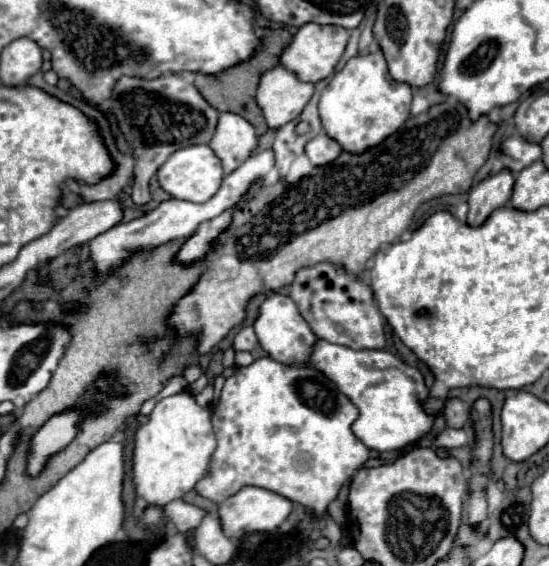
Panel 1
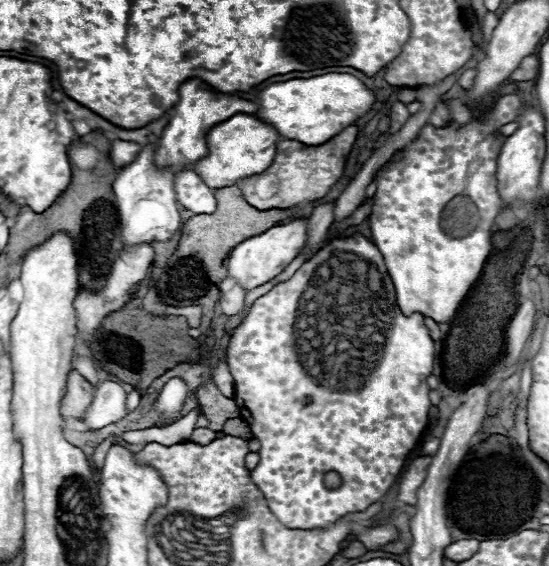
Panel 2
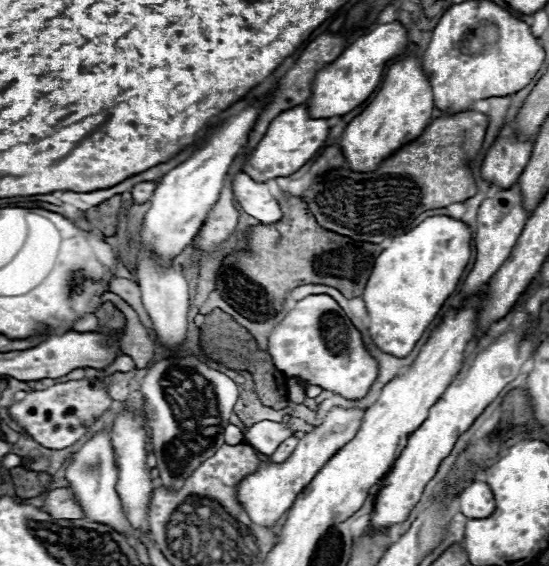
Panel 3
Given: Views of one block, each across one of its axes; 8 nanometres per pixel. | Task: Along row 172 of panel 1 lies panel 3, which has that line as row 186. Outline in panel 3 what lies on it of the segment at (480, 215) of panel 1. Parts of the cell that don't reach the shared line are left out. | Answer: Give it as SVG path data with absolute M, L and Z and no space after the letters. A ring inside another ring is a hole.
M514 136L496 138L480 166L480 176L502 190L512 188L528 164L530 150L532 140L518 140Z

